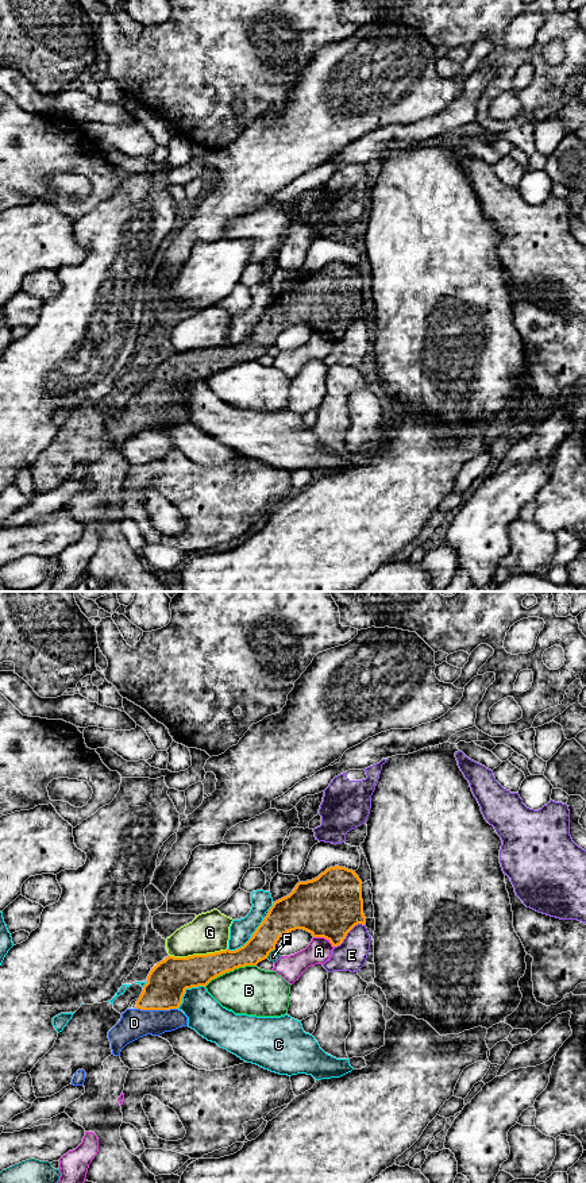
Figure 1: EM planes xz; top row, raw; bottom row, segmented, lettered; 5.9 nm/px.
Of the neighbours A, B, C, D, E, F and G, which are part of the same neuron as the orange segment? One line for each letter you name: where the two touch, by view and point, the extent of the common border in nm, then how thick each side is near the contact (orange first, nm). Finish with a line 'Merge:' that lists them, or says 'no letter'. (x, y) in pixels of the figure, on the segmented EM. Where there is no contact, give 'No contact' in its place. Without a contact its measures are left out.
D: Touches orange at xz (158, 1009). Shared border 240 nm. Thickness 240 nm (orange) against 170 nm
Merge: D

